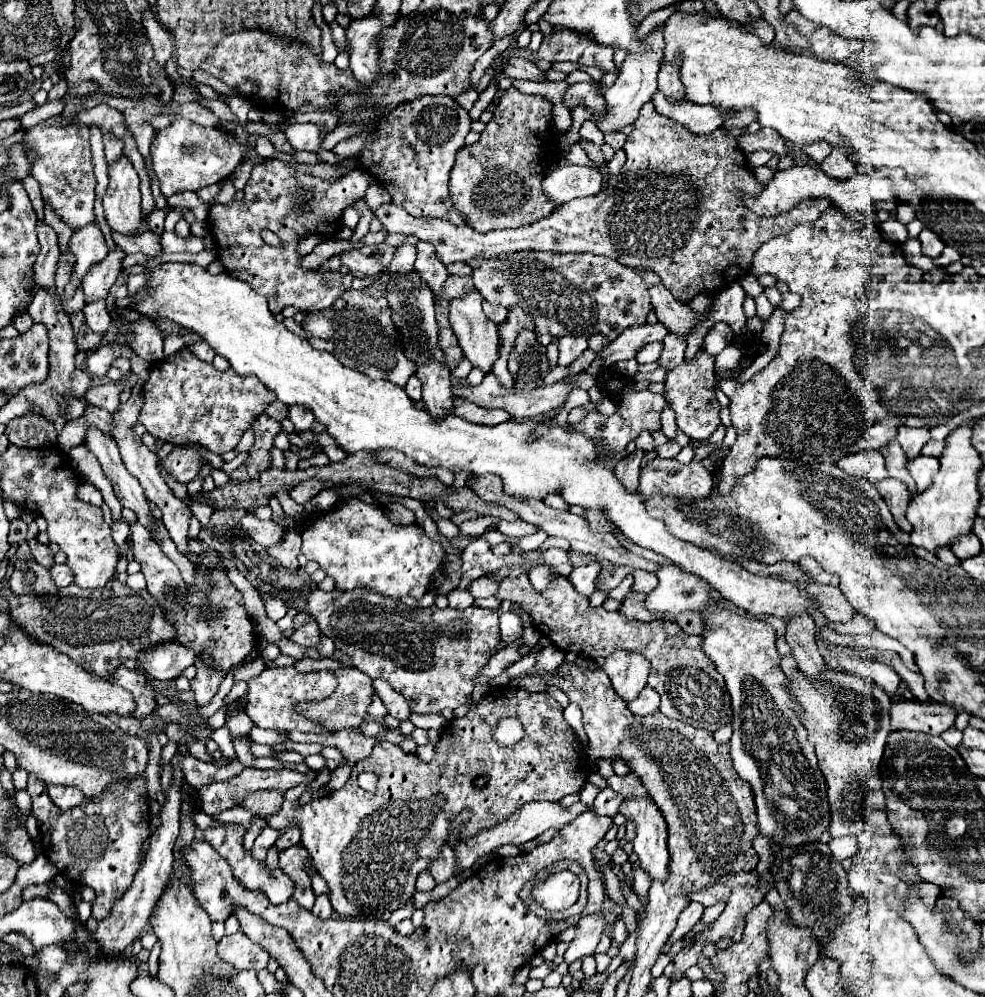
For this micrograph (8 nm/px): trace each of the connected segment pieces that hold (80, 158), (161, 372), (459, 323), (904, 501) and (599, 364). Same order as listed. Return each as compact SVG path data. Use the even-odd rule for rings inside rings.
M66 96L64 110L58 116L62 124L42 122L38 126L28 128L22 140L26 158L32 164L30 174L38 180L42 188L42 196L48 198L56 214L74 230L95 220L96 176L94 176L94 162L92 162L92 150L90 150L90 126L76 122L78 114L84 110L84 100L86 100L84 96L78 96L78 98Z
M190 352L174 354L160 364L154 364L150 378L142 388L144 406L138 422L146 426L148 434L162 442L200 444L214 454L224 454L240 442L250 424L268 408L276 398L258 382L258 378L234 374L234 370L218 372L212 364L206 364ZM182 388L192 388L182 394ZM248 388L248 394L242 390Z
M476 288L464 296L452 298L450 300L450 324L452 324L452 330L458 338L458 344L464 352L464 356L472 362L472 366L476 366L488 374L492 370L494 360L498 358L500 342L498 342L498 326L482 312L482 302L484 302L484 298Z
M894 478L880 480L874 486L880 492L880 496L884 498L884 502L888 504L888 508L890 508L894 520L898 522L898 526L902 530L910 530L910 524L906 522L906 508L908 508L912 498L910 498L906 486L900 480L894 480Z
M660 322L630 326L618 338L614 338L604 350L598 352L596 360L590 364L590 368L586 372L592 376L598 376L602 370L608 370L614 362L634 358L642 346L646 346L650 342L662 342L662 338L666 334L668 334L668 330Z

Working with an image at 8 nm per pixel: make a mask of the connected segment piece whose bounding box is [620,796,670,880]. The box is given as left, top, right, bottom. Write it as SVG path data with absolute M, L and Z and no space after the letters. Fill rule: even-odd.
M650 796L624 800L620 814L636 824L636 838L632 844L640 868L650 876L650 880L666 880L670 862L666 848L666 822L662 814L658 814L658 808L654 808Z

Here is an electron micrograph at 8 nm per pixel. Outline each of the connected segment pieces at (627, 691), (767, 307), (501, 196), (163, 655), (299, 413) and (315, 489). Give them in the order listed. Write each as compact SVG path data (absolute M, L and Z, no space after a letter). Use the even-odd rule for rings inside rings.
M614 652L606 658L606 664L602 666L608 674L616 694L624 702L632 702L638 698L640 690L646 686L650 664L646 664L646 658L634 654L634 652Z
M764 292L754 298L754 300L757 308L757 316L760 318L760 320L762 320L762 323L764 324L772 314L774 307L770 304Z
M512 86L502 94L480 140L458 150L452 168L450 194L458 208L462 208L462 214L470 218L472 228L490 232L498 228L526 226L544 218L550 210L556 210L540 190L546 168L560 154L554 138L546 138L546 118L550 116L552 104L548 100L522 94Z
M170 642L170 646L158 646L158 650L146 650L146 654L142 654L140 666L142 670L154 678L154 680L176 680L184 668L192 666L196 660L196 652L178 644L174 646L174 642Z
M290 406L288 418L292 420L292 424L294 424L294 428L296 428L298 434L310 430L312 424L314 424L314 416L310 414L310 410L306 410L306 408L302 408L302 406Z
M312 478L304 481L289 492L291 498L300 505L304 505L323 489L320 480Z

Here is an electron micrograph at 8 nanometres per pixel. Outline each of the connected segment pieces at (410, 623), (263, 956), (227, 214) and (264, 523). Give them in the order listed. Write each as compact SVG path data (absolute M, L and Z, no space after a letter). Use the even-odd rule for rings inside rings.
M358 588L352 592L314 590L308 596L308 610L314 614L322 634L332 638L334 646L352 658L354 668L362 670L370 678L382 678L390 682L390 686L408 700L410 710L416 714L438 714L444 708L454 710L466 704L474 692L474 678L480 674L482 666L488 664L490 652L496 650L498 616L494 610L482 610L474 606L466 610L440 610L438 606L412 610L406 608L406 604L386 598L370 588Z
M236 932L220 940L220 958L230 962L238 970L262 970L266 968L270 954L252 942L246 934Z
M264 160L254 166L240 202L210 206L208 226L220 250L218 260L232 276L248 282L258 294L264 294L272 314L278 314L284 306L296 306L306 314L326 310L342 296L342 292L346 292L342 286L342 274L320 272L320 268L306 270L300 264L302 256L298 254L298 244L302 238L314 234L326 238L338 234L344 208L364 198L368 186L370 178L360 170L352 170L340 180L328 182L318 176L304 174L282 160ZM264 228L270 228L282 238L286 244L284 250L276 250L260 238ZM326 280L330 280L330 286L326 286Z
M246 512L238 522L238 528L242 528L244 532L248 532L250 538L254 538L254 542L268 546L274 546L282 536L284 536L284 528L280 528L278 524L270 522L270 520L258 520L254 514Z

